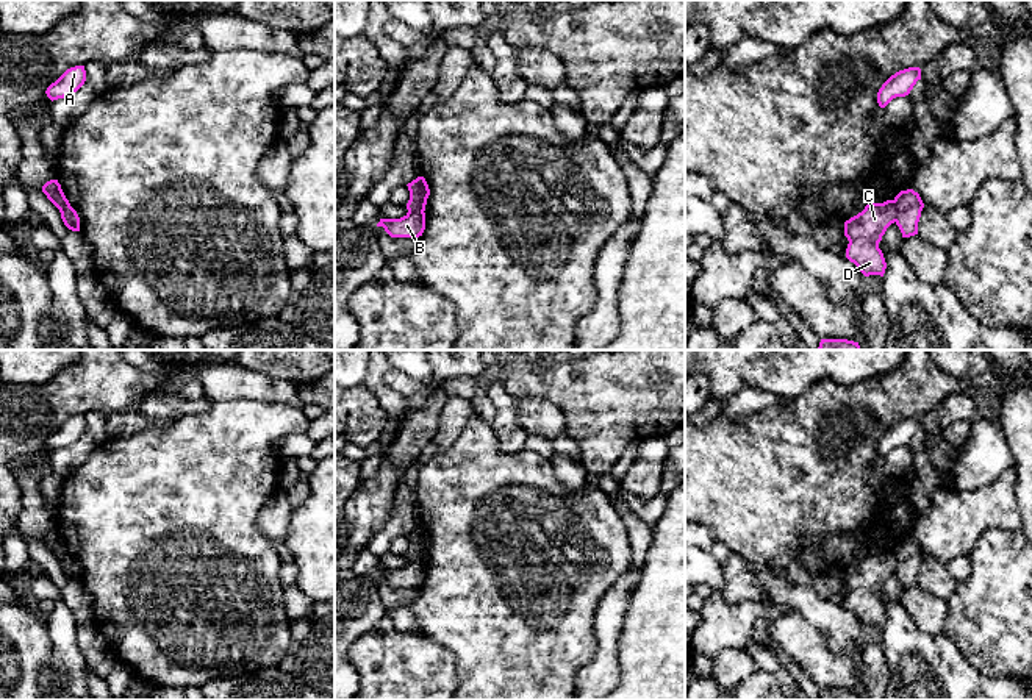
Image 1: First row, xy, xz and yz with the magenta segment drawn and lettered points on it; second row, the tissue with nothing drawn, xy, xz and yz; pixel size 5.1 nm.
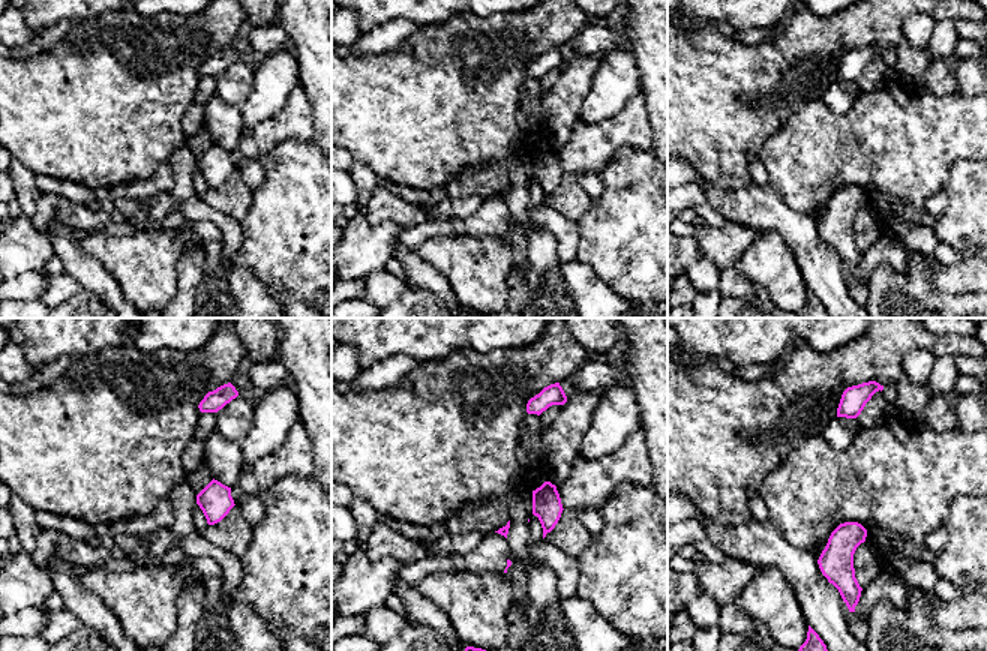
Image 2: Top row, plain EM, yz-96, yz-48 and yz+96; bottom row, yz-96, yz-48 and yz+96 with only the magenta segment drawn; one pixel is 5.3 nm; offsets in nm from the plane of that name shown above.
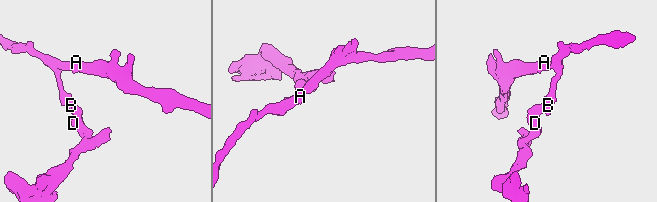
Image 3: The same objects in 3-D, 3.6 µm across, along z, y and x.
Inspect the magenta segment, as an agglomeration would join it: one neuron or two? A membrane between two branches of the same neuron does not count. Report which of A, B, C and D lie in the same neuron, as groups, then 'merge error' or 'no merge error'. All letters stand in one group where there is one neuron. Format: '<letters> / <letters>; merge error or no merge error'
A B C D; no merge error

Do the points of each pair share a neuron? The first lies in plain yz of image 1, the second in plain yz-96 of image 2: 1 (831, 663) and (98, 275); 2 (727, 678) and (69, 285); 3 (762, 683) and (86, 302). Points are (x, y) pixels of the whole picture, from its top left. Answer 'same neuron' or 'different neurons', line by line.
1: different neurons
2: same neuron
3: same neuron

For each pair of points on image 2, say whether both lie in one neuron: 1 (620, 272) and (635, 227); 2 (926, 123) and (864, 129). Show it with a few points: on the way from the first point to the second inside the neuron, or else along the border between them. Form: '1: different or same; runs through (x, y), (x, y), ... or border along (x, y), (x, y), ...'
1: same; runs through (626, 261), (635, 251), (635, 237)
2: same; runs through (911, 129), (879, 129)

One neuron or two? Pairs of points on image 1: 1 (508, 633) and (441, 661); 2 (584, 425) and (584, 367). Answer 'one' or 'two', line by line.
1: two
2: one

